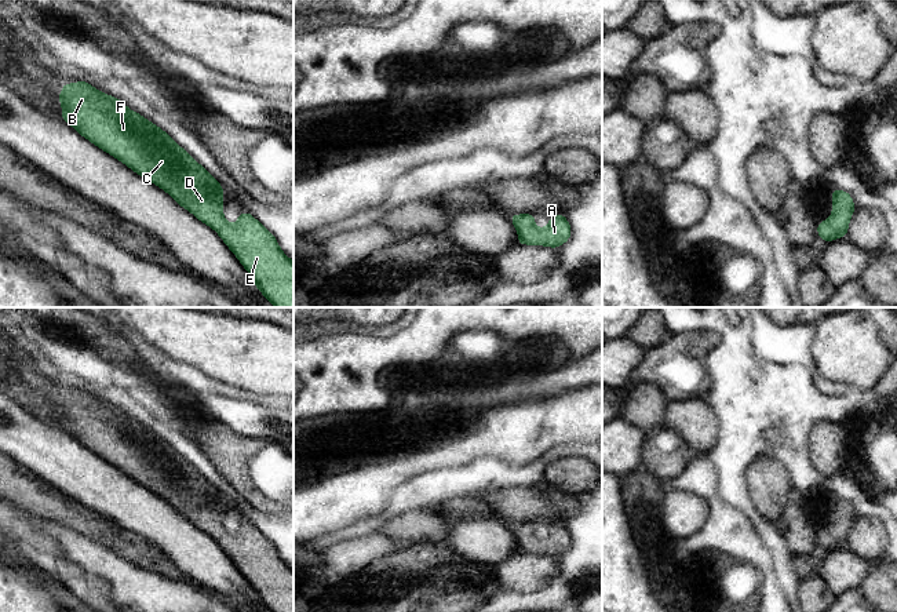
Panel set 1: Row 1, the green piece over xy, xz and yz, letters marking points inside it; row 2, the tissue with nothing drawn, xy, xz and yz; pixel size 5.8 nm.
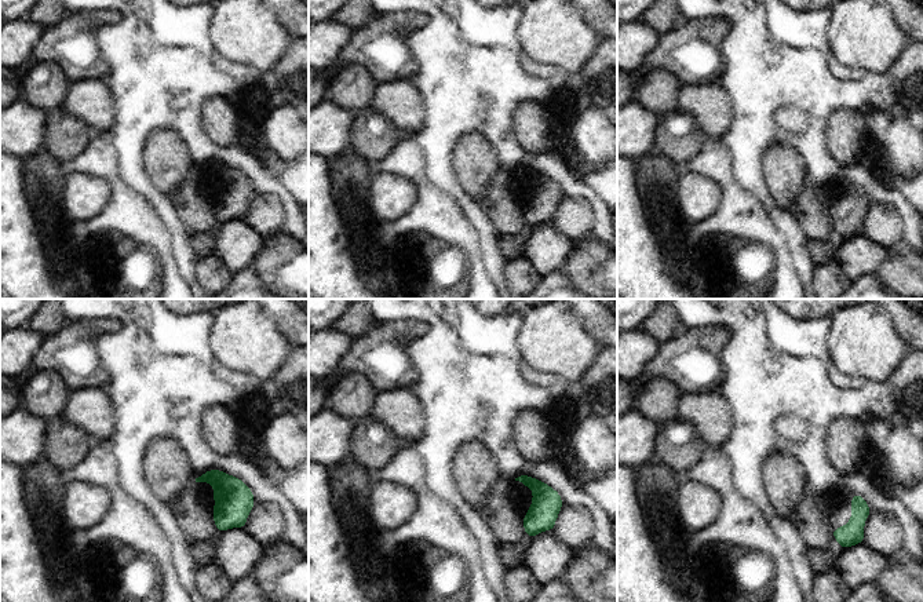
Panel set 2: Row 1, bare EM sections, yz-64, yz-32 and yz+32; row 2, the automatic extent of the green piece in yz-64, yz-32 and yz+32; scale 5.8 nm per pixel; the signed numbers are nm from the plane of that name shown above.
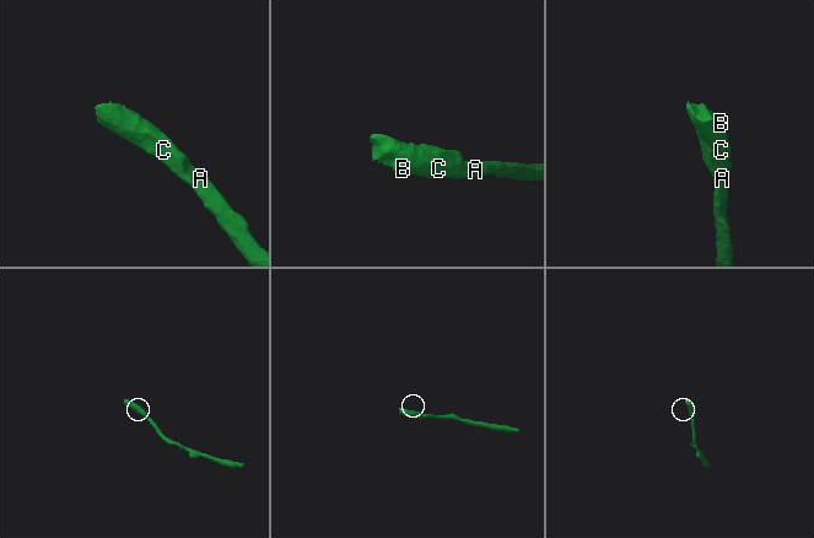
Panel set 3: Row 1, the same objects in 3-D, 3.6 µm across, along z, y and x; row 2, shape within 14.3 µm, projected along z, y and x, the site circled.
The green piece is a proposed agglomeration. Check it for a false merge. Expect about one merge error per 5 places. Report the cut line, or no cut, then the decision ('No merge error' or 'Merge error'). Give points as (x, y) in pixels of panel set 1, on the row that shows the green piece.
No split. No merge error

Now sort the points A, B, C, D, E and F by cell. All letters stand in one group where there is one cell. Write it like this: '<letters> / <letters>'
A B C D E F

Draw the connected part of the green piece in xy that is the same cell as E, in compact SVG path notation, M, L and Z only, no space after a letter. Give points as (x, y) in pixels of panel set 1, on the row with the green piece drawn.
M87 81L65 83L58 99L65 123L134 172L161 187L179 205L214 229L247 269L267 302L276 307L293 307L293 262L281 251L276 237L249 212L241 212L237 222L229 225L223 216L222 185L167 132Z

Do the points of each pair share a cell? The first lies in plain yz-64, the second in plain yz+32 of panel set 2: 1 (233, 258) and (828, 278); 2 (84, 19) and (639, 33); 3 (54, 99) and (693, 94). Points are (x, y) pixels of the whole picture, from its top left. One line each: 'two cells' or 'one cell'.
1: two cells
2: two cells
3: two cells

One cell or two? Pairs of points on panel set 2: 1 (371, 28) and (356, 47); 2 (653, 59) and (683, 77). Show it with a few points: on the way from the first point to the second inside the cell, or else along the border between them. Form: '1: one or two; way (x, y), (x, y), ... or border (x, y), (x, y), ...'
1: one; way (367, 32), (356, 43)
2: one; way (660, 59), (677, 70)

